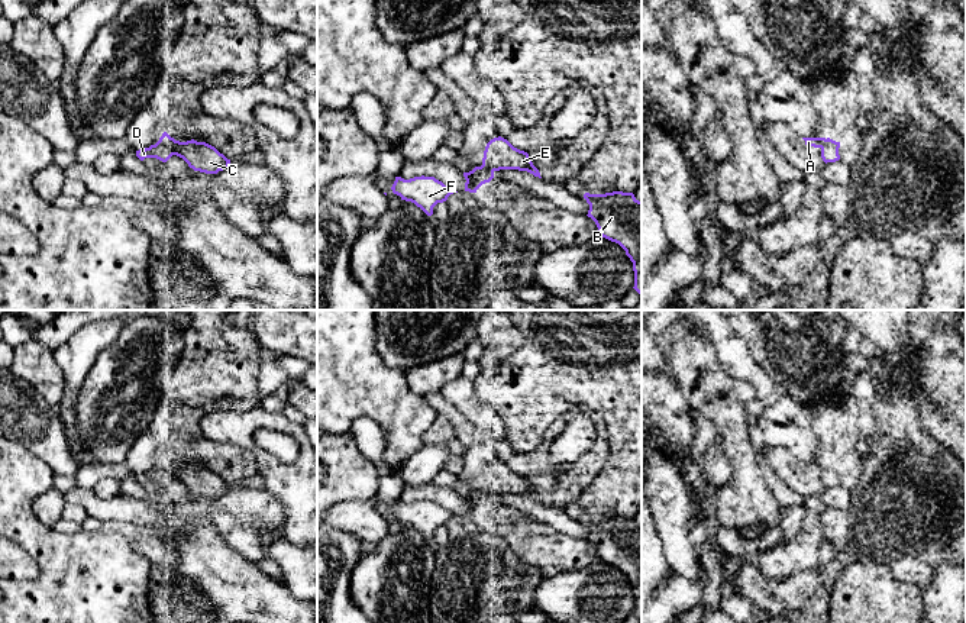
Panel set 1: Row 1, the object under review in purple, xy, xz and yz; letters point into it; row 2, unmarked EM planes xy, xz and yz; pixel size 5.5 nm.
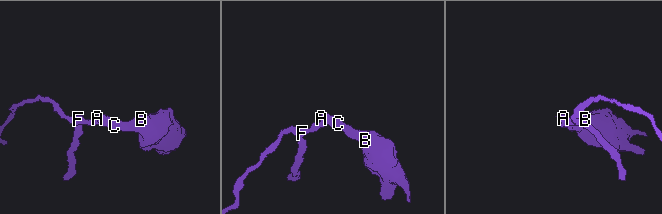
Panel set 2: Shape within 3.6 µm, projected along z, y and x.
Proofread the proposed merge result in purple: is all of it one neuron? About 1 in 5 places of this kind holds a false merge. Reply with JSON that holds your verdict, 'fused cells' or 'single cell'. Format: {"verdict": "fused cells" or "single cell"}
{"verdict": "fused cells"}

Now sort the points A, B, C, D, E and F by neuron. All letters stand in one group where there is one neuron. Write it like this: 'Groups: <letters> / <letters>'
Groups: A B C E / D F

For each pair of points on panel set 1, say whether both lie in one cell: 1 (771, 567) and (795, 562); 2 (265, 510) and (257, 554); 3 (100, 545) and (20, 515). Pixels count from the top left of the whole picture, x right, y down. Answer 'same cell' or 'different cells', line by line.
1: same cell
2: same cell
3: same cell

